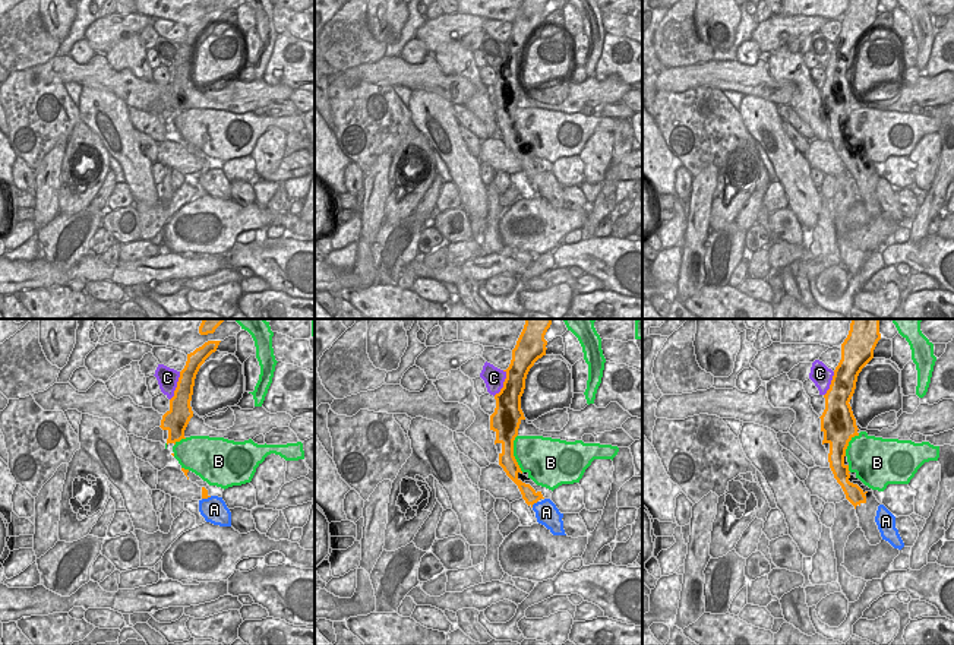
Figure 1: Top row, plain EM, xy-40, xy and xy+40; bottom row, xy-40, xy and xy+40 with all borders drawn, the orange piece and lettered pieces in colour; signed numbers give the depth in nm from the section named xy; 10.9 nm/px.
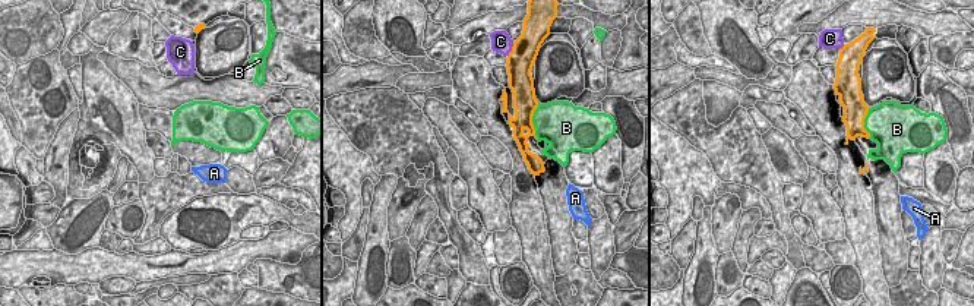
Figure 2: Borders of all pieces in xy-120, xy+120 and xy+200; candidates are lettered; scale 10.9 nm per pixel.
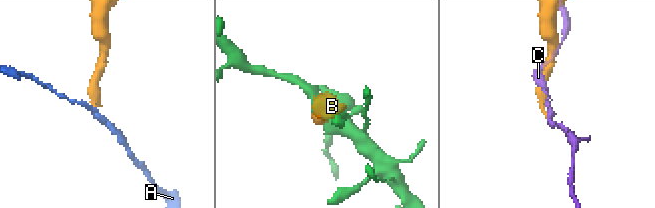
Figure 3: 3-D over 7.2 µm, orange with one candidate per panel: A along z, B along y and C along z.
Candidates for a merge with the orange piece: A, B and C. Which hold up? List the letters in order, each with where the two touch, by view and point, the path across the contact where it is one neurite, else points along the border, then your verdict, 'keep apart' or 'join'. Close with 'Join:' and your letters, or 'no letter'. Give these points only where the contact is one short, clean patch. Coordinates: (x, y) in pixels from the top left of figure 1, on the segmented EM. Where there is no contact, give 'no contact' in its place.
A: contact xy (534, 502); border xy (537, 500), (531, 506); keep apart
B: contact xy (512, 454); keep apart
C: contact xy (504, 383); keep apart
Join: no letter

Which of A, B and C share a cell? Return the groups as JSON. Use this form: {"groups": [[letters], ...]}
{"groups": [["A"], ["B"], ["C"]]}

